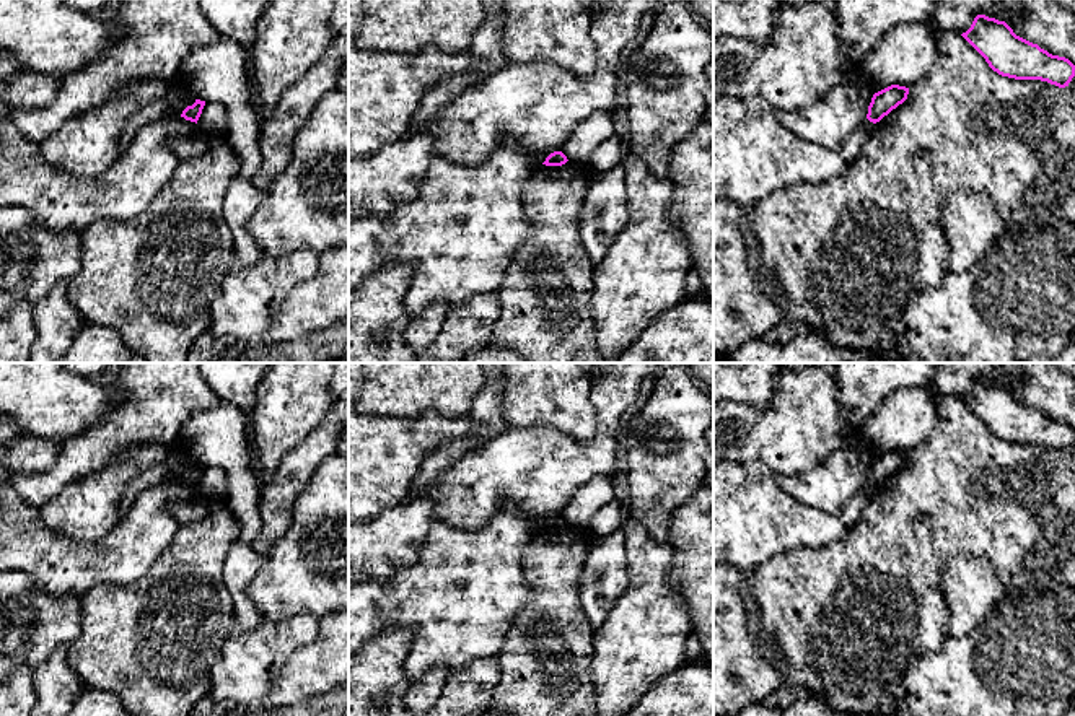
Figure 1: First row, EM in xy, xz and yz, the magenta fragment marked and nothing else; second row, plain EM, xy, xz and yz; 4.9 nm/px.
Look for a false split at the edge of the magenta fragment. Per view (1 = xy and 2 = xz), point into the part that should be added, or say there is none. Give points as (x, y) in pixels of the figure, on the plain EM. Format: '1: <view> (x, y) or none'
1: none
2: none

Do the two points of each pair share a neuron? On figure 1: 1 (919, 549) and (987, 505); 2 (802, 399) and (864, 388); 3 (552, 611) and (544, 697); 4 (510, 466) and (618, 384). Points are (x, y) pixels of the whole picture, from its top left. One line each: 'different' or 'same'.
1: same
2: different
3: same
4: same

